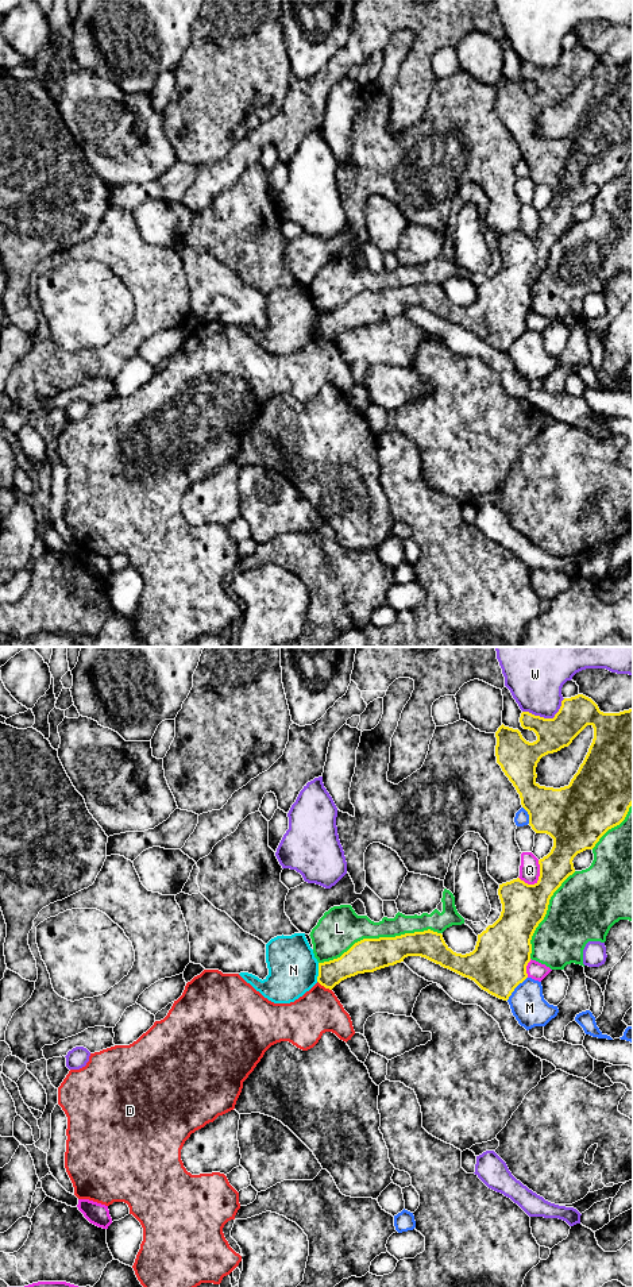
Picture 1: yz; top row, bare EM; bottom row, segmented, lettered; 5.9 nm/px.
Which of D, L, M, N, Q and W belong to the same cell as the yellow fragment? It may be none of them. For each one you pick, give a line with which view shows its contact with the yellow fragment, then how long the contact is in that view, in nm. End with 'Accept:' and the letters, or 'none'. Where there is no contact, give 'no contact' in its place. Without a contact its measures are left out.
Accept: none

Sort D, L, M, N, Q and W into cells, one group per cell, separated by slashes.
D / L / M / N / Q / W

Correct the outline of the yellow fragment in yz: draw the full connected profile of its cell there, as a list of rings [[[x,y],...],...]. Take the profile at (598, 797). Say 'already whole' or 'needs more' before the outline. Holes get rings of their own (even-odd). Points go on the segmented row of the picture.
already whole | [[[578,694],[564,698],[553,718],[522,712],[520,723],[524,729],[533,731],[537,740],[529,743],[518,729],[502,724],[495,732],[495,756],[497,763],[520,794],[532,829],[553,839],[551,852],[539,860],[539,881],[528,885],[517,878],[499,885],[501,916],[478,935],[475,949],[470,953],[453,952],[445,944],[443,935],[431,929],[395,937],[363,939],[340,957],[319,963],[317,982],[321,986],[332,990],[347,978],[394,966],[408,956],[421,956],[440,964],[474,980],[482,990],[503,1001],[507,1001],[514,989],[528,978],[526,966],[530,962],[532,936],[544,920],[553,893],[575,872],[574,858],[586,849],[593,849],[609,829],[625,820],[633,805],[633,708],[620,713],[603,713],[591,698]],[[587,725],[594,728],[594,739],[570,785],[560,789],[540,786],[536,782],[536,767],[540,759],[568,747]]]

